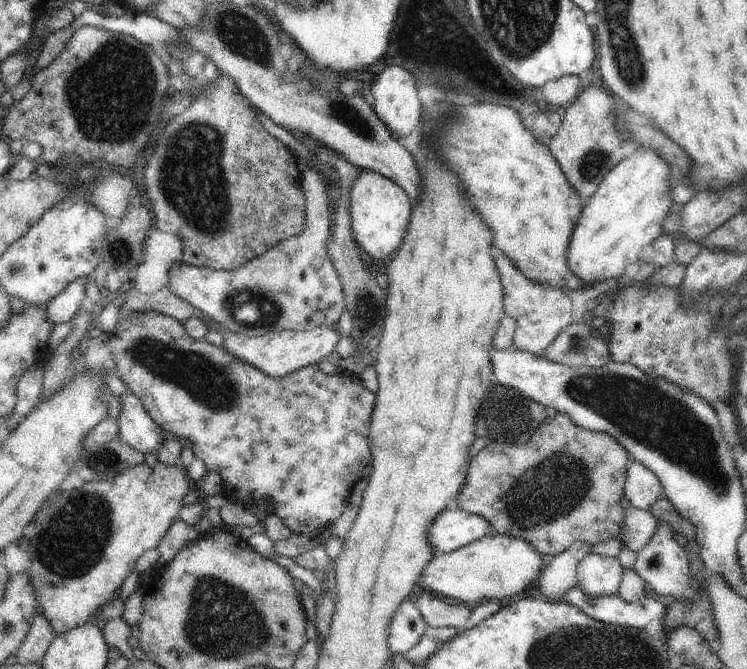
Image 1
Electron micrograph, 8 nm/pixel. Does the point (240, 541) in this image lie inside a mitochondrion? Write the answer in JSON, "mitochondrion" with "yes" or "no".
{"mitochondrion":"no"}

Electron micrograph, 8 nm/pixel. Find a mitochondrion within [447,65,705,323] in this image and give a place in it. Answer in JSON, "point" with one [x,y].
{"point":[595,161]}

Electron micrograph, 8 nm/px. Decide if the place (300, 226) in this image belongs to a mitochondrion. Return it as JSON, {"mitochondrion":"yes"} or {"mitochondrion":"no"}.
{"mitochondrion":"no"}

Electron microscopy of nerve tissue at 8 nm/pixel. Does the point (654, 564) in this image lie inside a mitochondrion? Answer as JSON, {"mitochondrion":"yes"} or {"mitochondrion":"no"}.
{"mitochondrion":"yes"}

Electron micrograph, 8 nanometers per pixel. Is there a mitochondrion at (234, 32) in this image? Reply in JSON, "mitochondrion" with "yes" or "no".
{"mitochondrion":"yes"}

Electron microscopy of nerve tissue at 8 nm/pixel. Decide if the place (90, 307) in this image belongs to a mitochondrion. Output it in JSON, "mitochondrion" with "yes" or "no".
{"mitochondrion":"no"}

